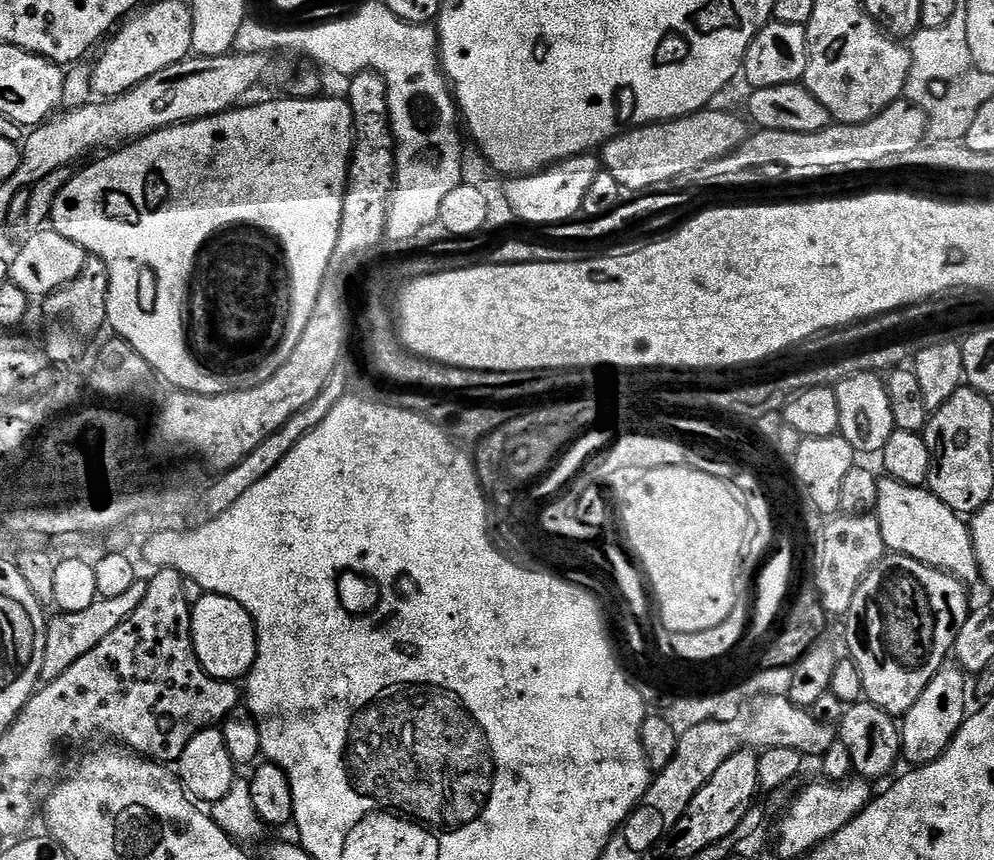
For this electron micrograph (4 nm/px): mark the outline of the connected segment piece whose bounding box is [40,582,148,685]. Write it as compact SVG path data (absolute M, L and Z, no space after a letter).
M138 582L119 598L97 598L86 610L60 612L53 620L51 617L47 621L46 650L42 658L40 684L53 684L59 676L66 674L66 670L70 670L70 666L74 666L74 662L78 662L78 658L82 658L82 654L90 654L90 650L94 650L94 646L98 646L102 638L110 638L110 634L114 634L114 630L118 630L118 626L122 626L122 622L126 622L126 618L130 618L134 610L138 610L147 589L147 583Z

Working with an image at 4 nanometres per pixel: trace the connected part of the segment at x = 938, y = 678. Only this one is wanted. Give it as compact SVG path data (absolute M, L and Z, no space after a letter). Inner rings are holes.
M956 662L945 663L938 674L930 678L930 686L918 694L918 702L904 713L900 724L900 747L903 759L909 760L909 765L933 764L950 746L969 715L968 692L970 696L969 677Z

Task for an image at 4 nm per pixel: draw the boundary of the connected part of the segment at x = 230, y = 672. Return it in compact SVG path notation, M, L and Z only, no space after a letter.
M206 594L192 605L192 641L198 662L215 680L243 681L256 661L256 622L234 598Z

